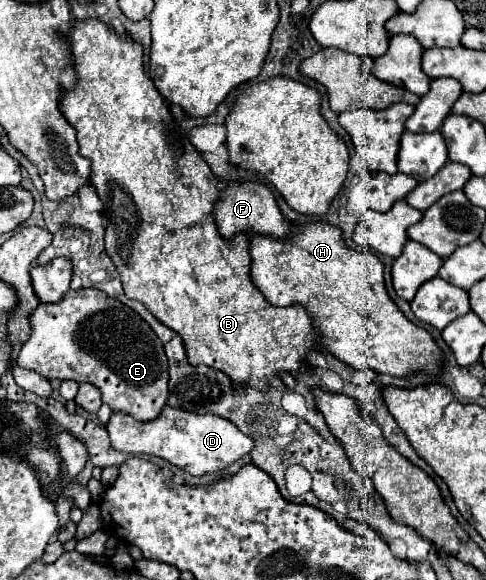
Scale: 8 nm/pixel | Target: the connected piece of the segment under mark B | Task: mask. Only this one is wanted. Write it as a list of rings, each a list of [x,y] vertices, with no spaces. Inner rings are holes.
[[[75,20],[71,30],[69,30],[69,46],[71,46],[71,68],[75,72],[75,88],[73,90],[59,90],[61,100],[61,112],[65,114],[67,122],[75,128],[77,132],[77,142],[79,142],[79,152],[81,156],[85,156],[91,162],[91,184],[95,186],[99,200],[103,202],[103,216],[107,218],[107,232],[105,232],[105,252],[107,256],[113,260],[113,264],[117,266],[117,272],[123,280],[123,288],[125,294],[129,298],[135,298],[139,302],[143,302],[155,318],[159,318],[165,326],[169,326],[171,330],[175,330],[185,344],[187,356],[189,356],[189,364],[197,366],[197,364],[207,364],[211,368],[217,368],[221,372],[225,372],[235,384],[253,384],[253,388],[265,388],[269,384],[271,378],[277,378],[279,372],[297,372],[299,364],[305,360],[305,350],[307,348],[315,348],[317,344],[317,332],[311,326],[311,318],[307,316],[307,312],[293,304],[293,306],[283,306],[277,308],[273,304],[267,302],[267,298],[253,286],[251,282],[251,254],[250,240],[248,235],[238,233],[233,238],[223,238],[217,232],[217,226],[213,222],[213,206],[219,198],[219,180],[217,176],[211,172],[211,168],[207,166],[207,162],[201,158],[201,154],[197,152],[197,148],[181,134],[179,124],[175,122],[175,118],[171,116],[171,112],[167,114],[167,104],[165,98],[157,92],[153,80],[147,76],[145,66],[143,66],[143,46],[141,42],[129,38],[129,36],[121,36],[117,32],[111,32],[109,24],[101,22],[101,20]]]

